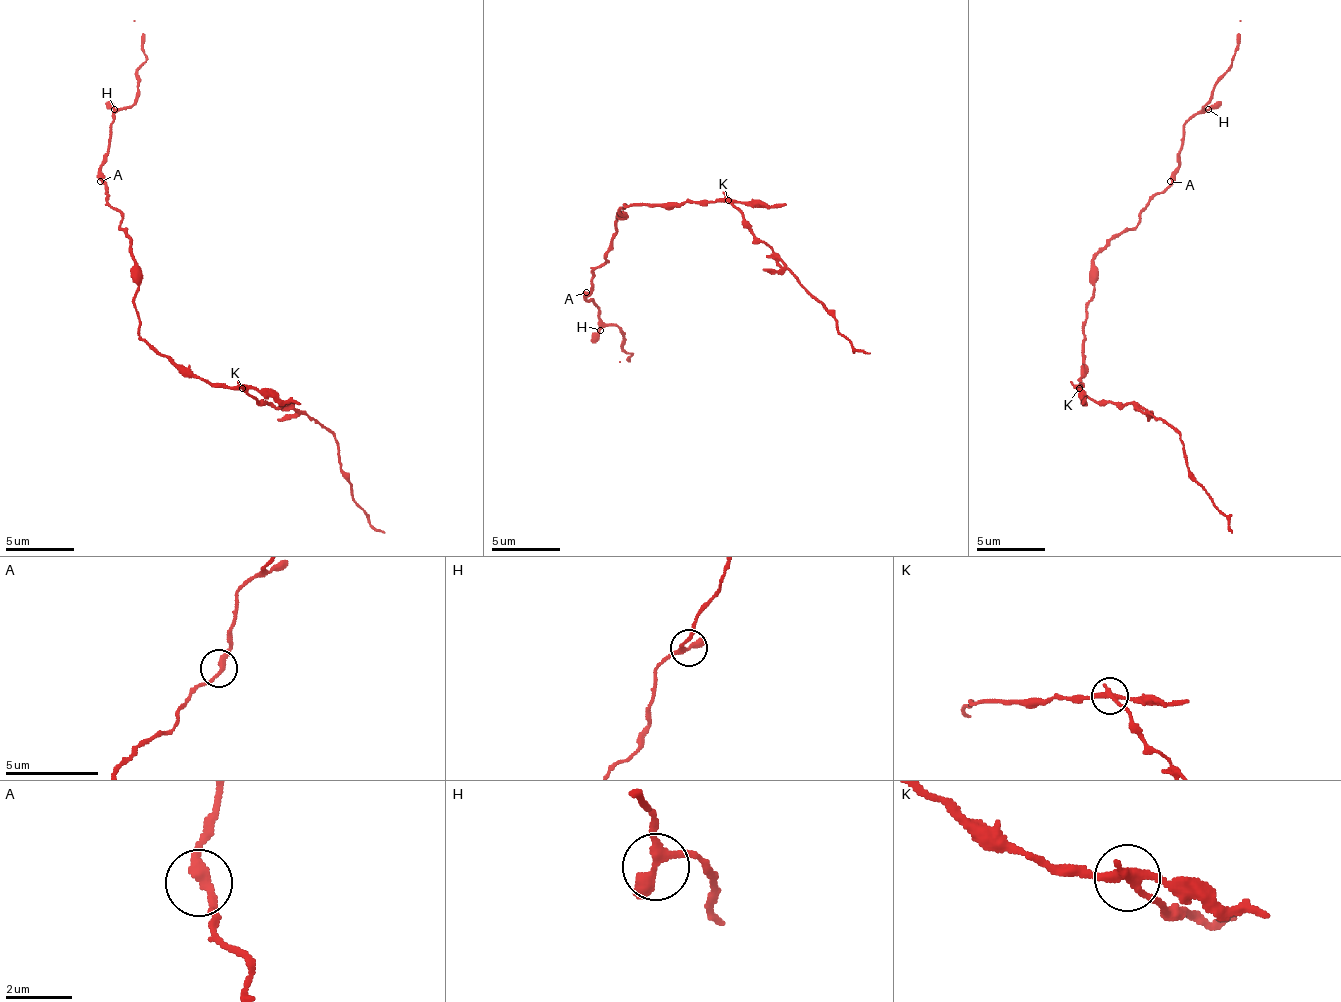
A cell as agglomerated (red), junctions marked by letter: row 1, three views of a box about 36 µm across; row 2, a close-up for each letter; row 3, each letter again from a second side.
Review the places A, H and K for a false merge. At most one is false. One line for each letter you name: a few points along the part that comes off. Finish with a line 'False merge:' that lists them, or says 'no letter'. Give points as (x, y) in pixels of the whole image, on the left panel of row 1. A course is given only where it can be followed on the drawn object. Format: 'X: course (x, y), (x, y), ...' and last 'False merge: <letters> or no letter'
K: course (241, 387), (255, 401), (293, 405), (317, 418), (334, 435), (341, 473), (355, 504), (369, 521), (386, 532)
False merge: K

